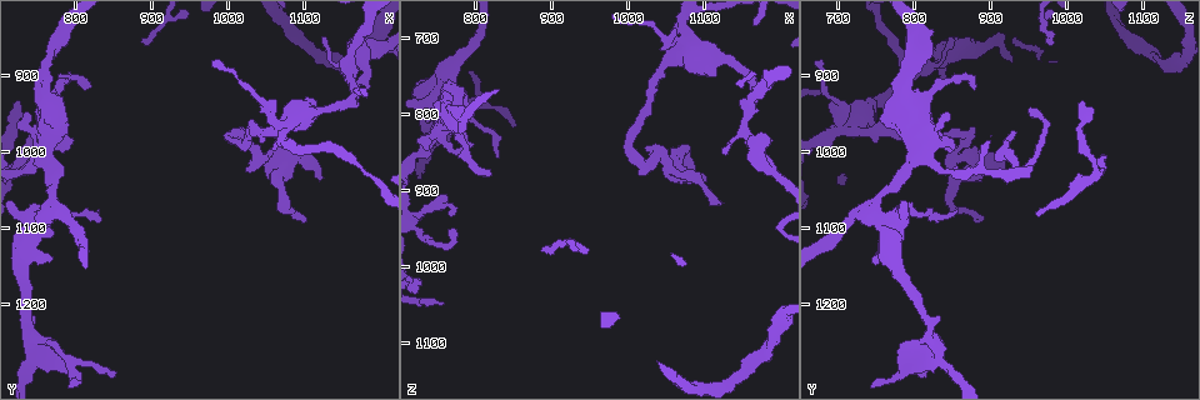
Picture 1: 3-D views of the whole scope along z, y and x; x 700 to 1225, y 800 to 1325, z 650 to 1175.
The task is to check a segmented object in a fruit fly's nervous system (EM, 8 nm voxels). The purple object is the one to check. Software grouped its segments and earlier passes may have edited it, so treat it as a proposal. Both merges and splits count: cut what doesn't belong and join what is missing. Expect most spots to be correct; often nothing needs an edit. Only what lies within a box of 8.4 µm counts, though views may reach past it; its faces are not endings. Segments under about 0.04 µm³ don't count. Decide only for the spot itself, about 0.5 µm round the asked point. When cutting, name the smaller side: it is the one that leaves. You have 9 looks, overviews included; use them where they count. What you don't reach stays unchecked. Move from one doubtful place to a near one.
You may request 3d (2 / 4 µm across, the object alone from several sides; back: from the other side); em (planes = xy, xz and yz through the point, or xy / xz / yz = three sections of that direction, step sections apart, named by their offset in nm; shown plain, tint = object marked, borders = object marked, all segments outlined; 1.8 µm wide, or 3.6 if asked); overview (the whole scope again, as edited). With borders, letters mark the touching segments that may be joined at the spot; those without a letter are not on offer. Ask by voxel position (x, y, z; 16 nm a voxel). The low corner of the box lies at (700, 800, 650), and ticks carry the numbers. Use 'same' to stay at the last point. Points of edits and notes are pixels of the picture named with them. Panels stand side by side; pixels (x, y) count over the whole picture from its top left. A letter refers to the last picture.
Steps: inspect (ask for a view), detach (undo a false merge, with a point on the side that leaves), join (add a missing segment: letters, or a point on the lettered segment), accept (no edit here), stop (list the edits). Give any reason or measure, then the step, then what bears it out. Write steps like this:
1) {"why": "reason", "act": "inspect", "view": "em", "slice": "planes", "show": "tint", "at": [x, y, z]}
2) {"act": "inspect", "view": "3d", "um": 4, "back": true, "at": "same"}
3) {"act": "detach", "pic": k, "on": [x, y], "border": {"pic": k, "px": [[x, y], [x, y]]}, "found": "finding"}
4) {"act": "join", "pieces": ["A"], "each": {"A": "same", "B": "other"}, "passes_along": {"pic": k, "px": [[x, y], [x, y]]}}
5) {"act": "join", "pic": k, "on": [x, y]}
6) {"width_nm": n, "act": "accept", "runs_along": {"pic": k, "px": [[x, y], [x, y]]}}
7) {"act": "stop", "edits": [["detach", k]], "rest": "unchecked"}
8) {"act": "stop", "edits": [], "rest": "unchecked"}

{"why": "branch stops here", "act": "inspect", "view": "em", "slice": "planes", "show": "borders", "at": [770, 1265, 780]}

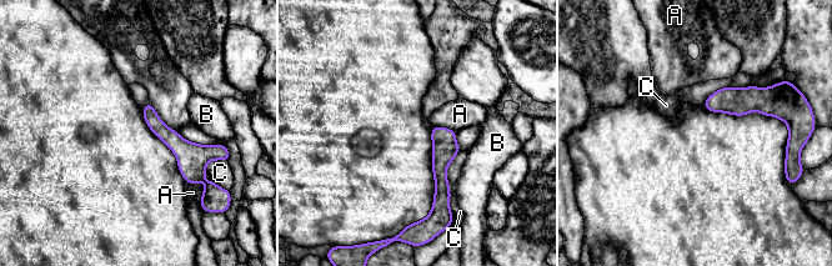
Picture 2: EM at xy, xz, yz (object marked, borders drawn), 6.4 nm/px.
{"act": "accept", "each": {"A": "other", "B": "other", "C": "other"}, "found": "none of them fits"}

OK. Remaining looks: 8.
{"why": "four arms meet", "act": "inspect", "view": "3d", "um": 4, "at": [765, 1075, 750]}

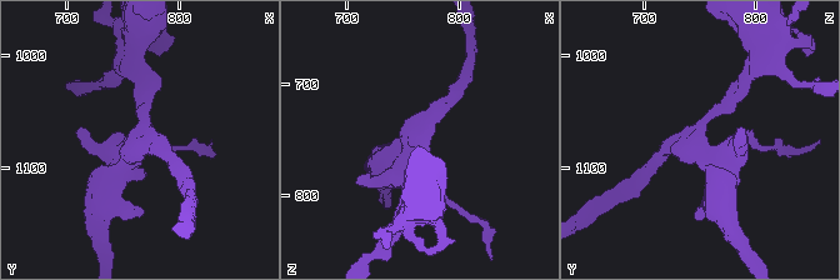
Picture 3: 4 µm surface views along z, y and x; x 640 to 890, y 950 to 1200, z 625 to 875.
{"why": "need the tissue", "act": "inspect", "view": "em", "slice": "yz", "step": 16, "show": "tint", "at": [760, 1076, 750]}

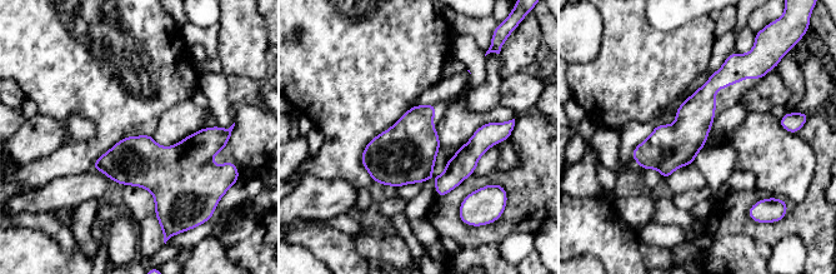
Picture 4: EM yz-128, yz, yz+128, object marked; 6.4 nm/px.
{"act": "inspect", "view": "em", "slice": "planes", "show": "borders", "at": "same"}

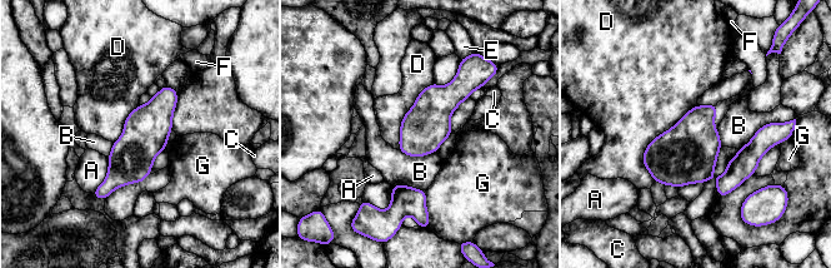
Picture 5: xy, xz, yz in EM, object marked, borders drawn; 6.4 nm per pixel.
{"longest_contact_nm": ["D", 600], "act": "accept", "each": {"A": "other", "B": "other", "C": "other", "D": "other", "E": "other", "F": "other", "G": "other"}, "found": "all the same neuron"}

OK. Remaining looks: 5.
{"why": "arms part here", "act": "inspect", "view": "3d", "um": 4, "at": [1080, 960, 710]}

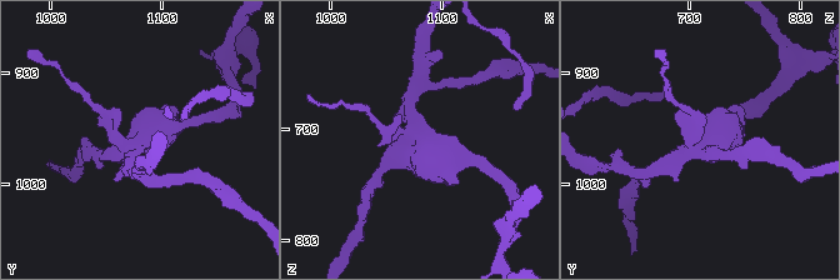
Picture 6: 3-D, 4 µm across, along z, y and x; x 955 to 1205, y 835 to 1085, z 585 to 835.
{"act": "inspect", "view": "em", "um": 3.6, "slice": "xy", "step": 8, "show": "borders", "at": [1082, 958, 714]}

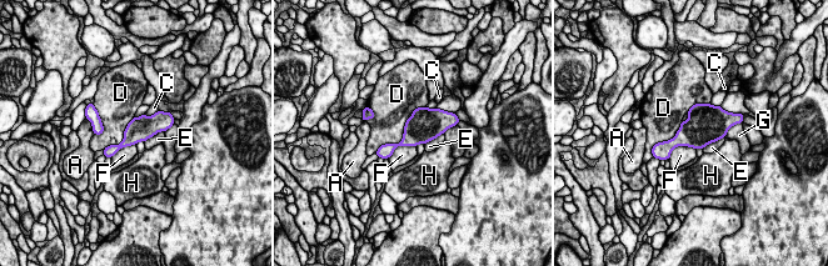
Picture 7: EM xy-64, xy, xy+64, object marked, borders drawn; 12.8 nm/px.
{"longest_contact_nm": ["D", 650], "act": "accept", "each": {"A": "other", "C": "other", "D": "other", "E": "other", "F": "other", "G": "other", "H": "other"}, "runs_along": {"pic": 7, "px": [[166, 121], [139, 129], [106, 152]]}, "found": "all the same neuron"}

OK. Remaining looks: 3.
{"why": "thin end", "act": "inspect", "view": "3d", "um": 2, "at": [1100, 1090, 885]}

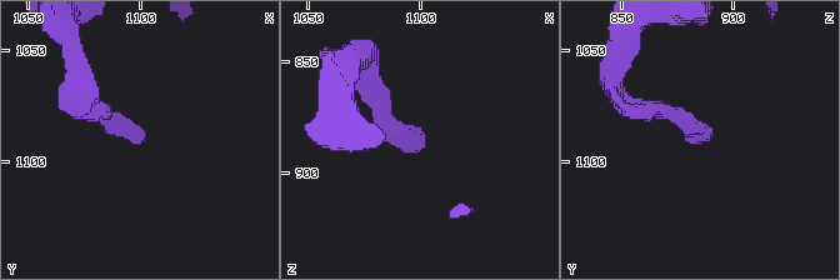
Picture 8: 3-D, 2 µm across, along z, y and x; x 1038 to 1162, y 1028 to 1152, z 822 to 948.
{"act": "inspect", "view": "em", "slice": "planes", "show": "borders", "at": [1101, 1089, 887]}

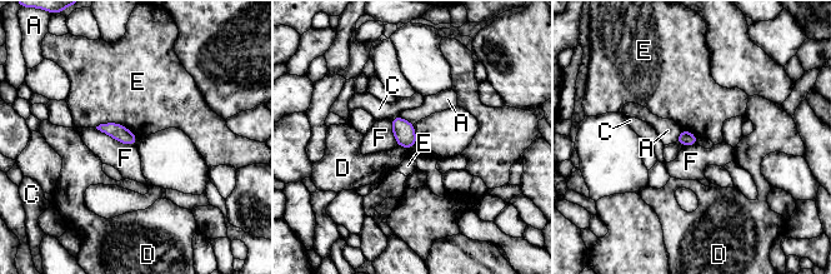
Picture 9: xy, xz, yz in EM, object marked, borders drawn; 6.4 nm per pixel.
{"width_nm": 90, "longest_contact_nm": ["E", 280], "act": "accept", "each": {"A": "other", "C": "other", "D": "other", "E": "other", "F": "other"}, "found": "no lettered segment goes on from it"}

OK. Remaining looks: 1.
{"act": "stop", "edits": [], "rest": "unchecked"}

